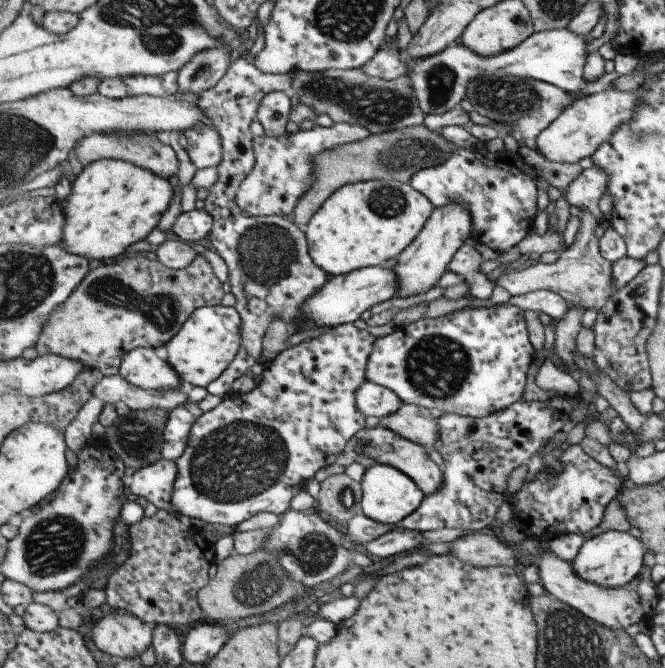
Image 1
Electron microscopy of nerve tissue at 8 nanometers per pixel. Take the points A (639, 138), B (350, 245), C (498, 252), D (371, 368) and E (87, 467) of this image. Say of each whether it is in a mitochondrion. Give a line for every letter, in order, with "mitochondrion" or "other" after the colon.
A: mitochondrion
B: other
C: other
D: other
E: other

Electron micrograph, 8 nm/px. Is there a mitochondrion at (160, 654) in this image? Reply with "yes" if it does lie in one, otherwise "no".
no

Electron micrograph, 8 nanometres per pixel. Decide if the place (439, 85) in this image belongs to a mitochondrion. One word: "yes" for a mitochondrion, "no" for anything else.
yes

